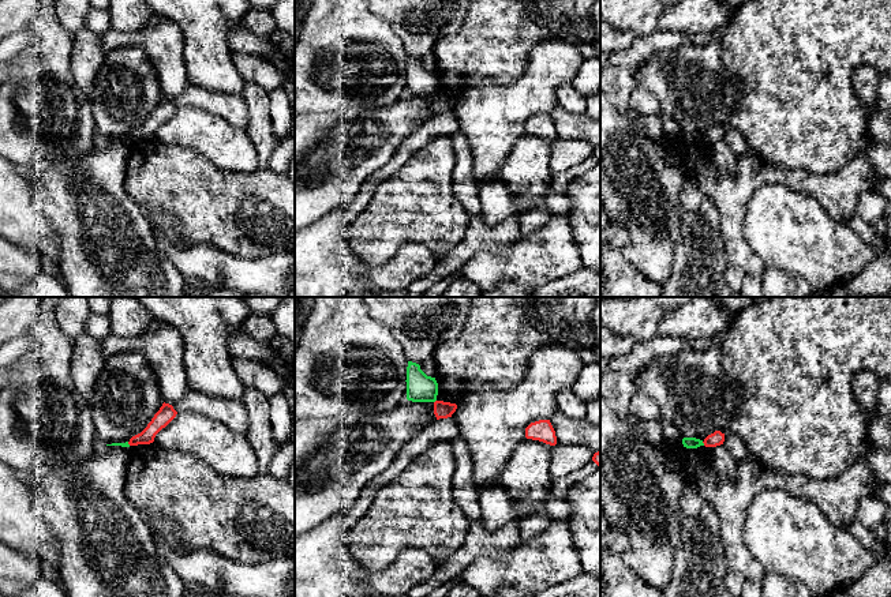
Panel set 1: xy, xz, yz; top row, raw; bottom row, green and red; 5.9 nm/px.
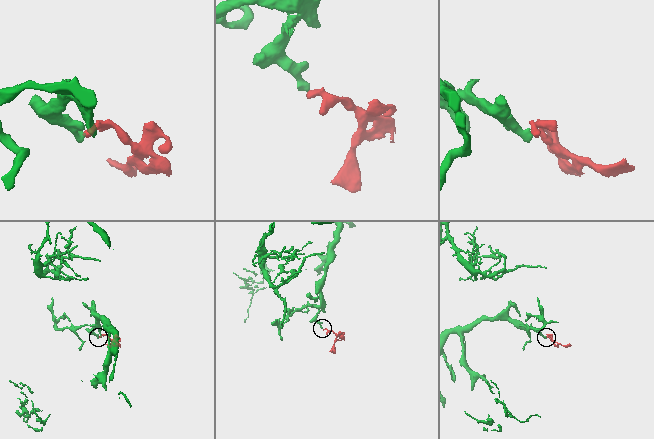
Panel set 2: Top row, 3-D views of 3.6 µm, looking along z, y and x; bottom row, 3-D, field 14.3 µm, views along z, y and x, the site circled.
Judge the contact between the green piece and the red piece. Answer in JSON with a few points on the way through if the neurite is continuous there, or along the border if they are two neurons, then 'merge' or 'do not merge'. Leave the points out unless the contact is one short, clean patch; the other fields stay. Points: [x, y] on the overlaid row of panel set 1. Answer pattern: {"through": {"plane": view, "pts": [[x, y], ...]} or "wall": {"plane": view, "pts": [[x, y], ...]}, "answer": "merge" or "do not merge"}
{"wall": {"plane": "yz", "pts": [[702, 442], [704, 445]]}, "answer": "do not merge"}

